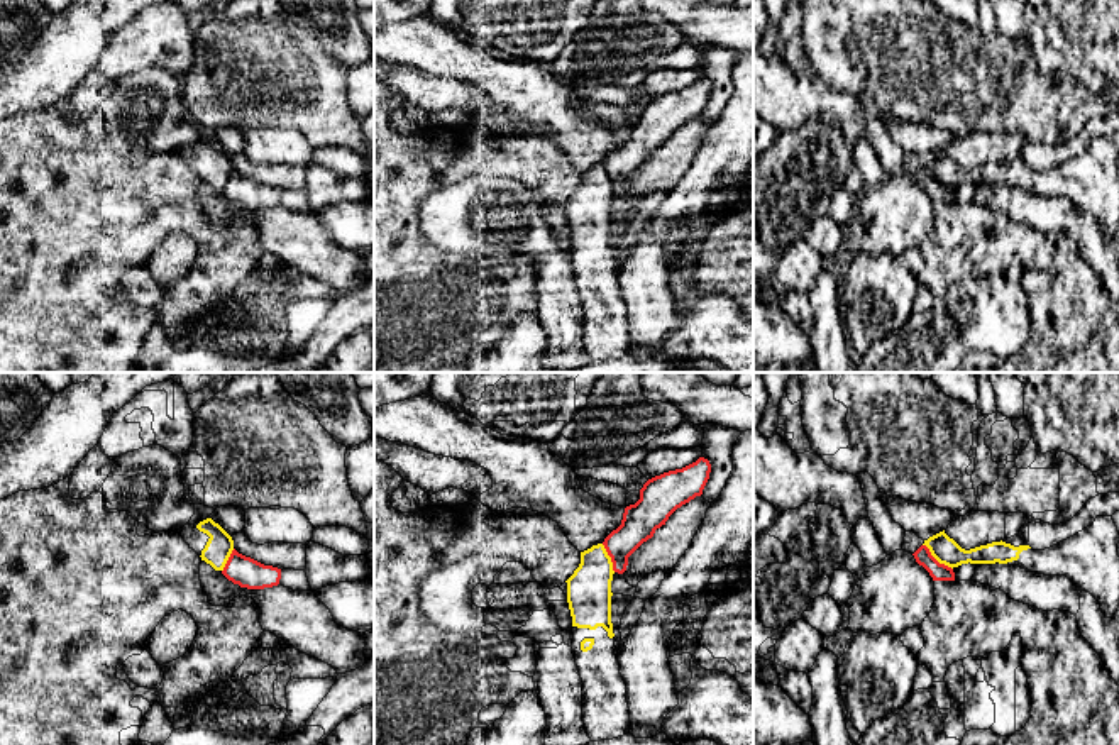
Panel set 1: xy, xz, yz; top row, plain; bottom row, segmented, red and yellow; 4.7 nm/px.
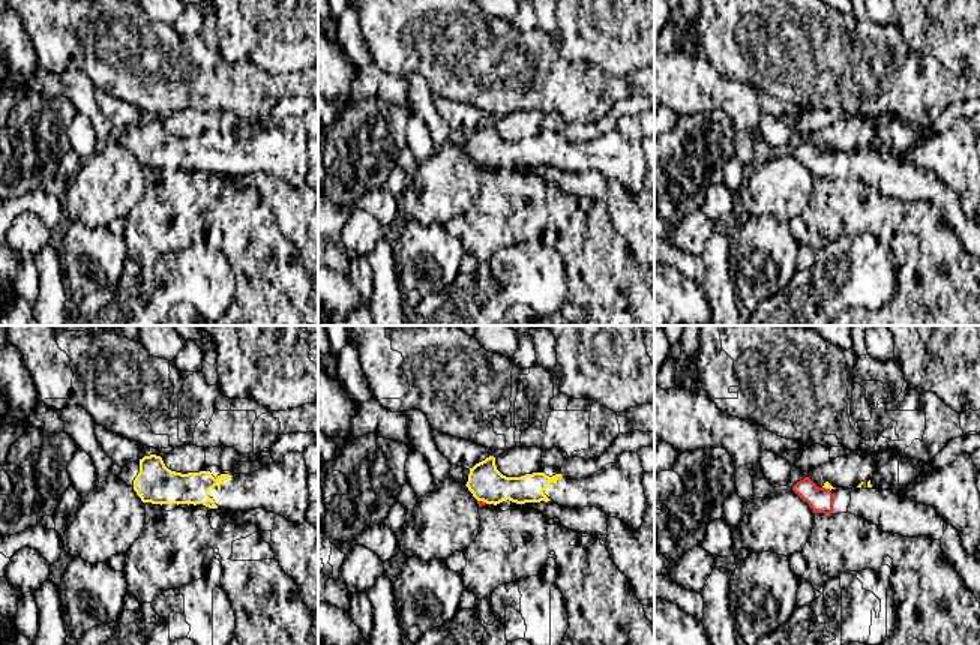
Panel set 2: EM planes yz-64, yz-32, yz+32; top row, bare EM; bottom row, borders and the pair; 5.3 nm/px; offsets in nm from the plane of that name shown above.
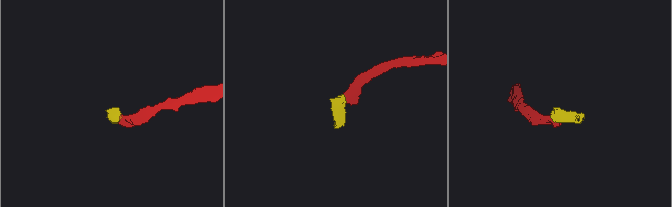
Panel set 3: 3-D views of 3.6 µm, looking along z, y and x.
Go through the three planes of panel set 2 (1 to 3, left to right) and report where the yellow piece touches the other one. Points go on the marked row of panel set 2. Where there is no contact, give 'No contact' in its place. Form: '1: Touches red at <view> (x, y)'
1: No contact
2: Touches red at yz-32 (482, 501)
3: Touches red at yz+32 (827, 489)

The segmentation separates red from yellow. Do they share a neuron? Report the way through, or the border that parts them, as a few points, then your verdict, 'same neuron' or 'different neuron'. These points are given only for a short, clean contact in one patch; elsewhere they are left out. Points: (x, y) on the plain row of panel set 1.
border along yz (923, 165), (940, 183), (952, 190); different neuron

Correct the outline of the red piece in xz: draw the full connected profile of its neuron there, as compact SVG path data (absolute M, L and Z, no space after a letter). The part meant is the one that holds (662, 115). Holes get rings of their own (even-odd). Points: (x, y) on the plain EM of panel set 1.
M699 78L682 90L648 100L640 110L640 120L625 129L621 146L604 159L603 166L615 191L611 201L611 244L616 262L621 262L621 239L637 213L637 208L630 207L623 195L628 178L652 159L655 151L665 146L677 129L703 115L709 93L709 81Z

